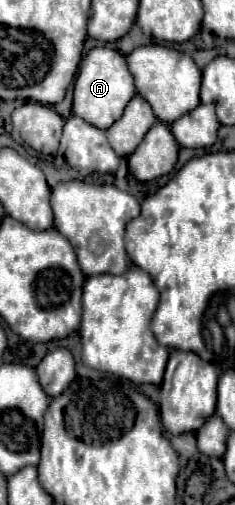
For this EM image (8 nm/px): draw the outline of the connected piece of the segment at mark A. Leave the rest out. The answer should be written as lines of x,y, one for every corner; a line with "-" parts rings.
93,48
83,62
79,64
75,78
75,94
73,94
73,114
89,120
89,124
97,124
97,128
107,130
115,120
121,118
125,104
135,96
133,74
125,64
125,56
111,48

